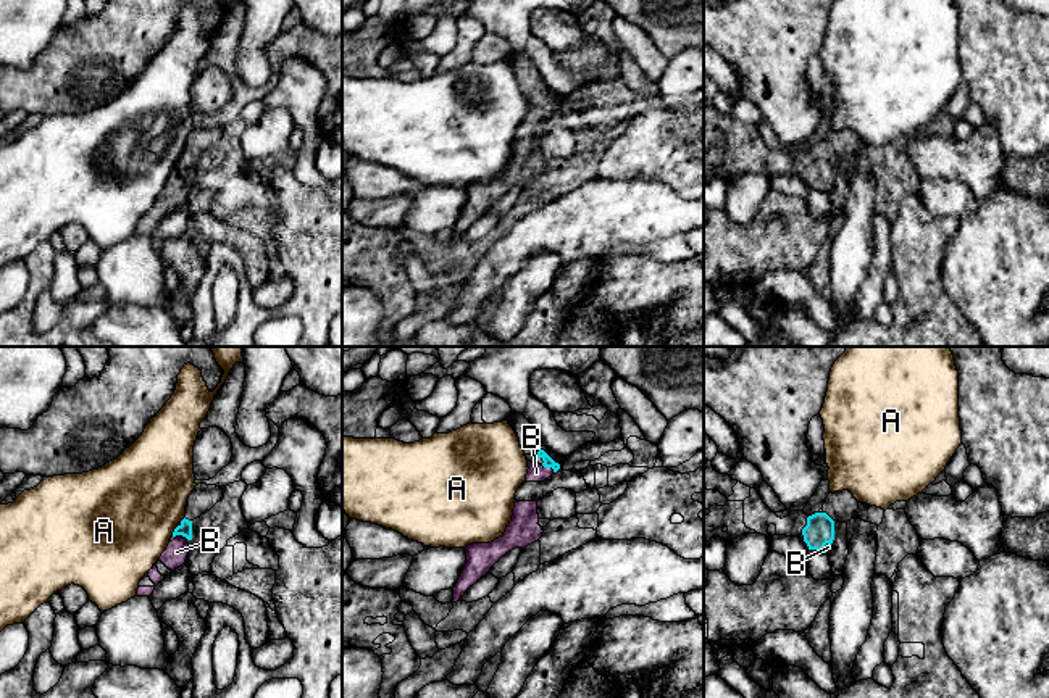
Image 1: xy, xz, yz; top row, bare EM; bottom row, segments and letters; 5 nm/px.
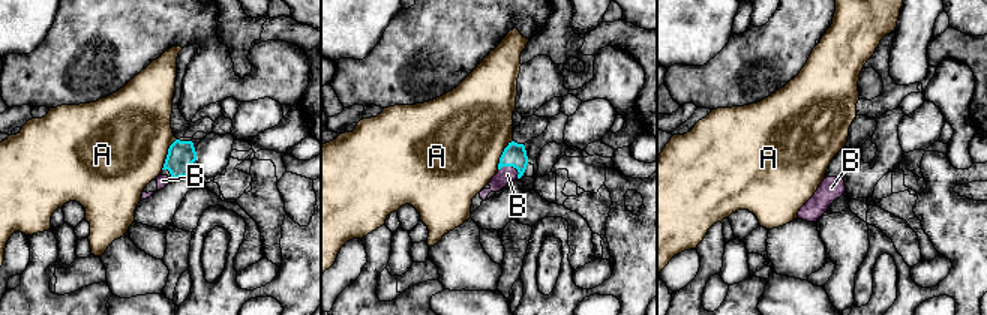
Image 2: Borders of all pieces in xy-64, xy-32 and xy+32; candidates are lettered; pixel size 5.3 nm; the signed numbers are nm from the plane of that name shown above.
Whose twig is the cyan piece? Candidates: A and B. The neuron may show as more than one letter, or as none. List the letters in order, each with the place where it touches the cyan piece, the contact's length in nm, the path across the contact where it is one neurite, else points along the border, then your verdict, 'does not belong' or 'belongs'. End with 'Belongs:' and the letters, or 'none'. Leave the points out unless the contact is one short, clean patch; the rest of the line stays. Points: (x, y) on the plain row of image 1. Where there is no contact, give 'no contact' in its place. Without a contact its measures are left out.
A: xy (175, 170) | 60 nm | along xy (178, 165), (171, 173) | does not belong
B: xz (549, 105) | 70 nm | across xz (547, 100), (549, 105), (543, 112), (536, 112) | belongs
Belongs: B

